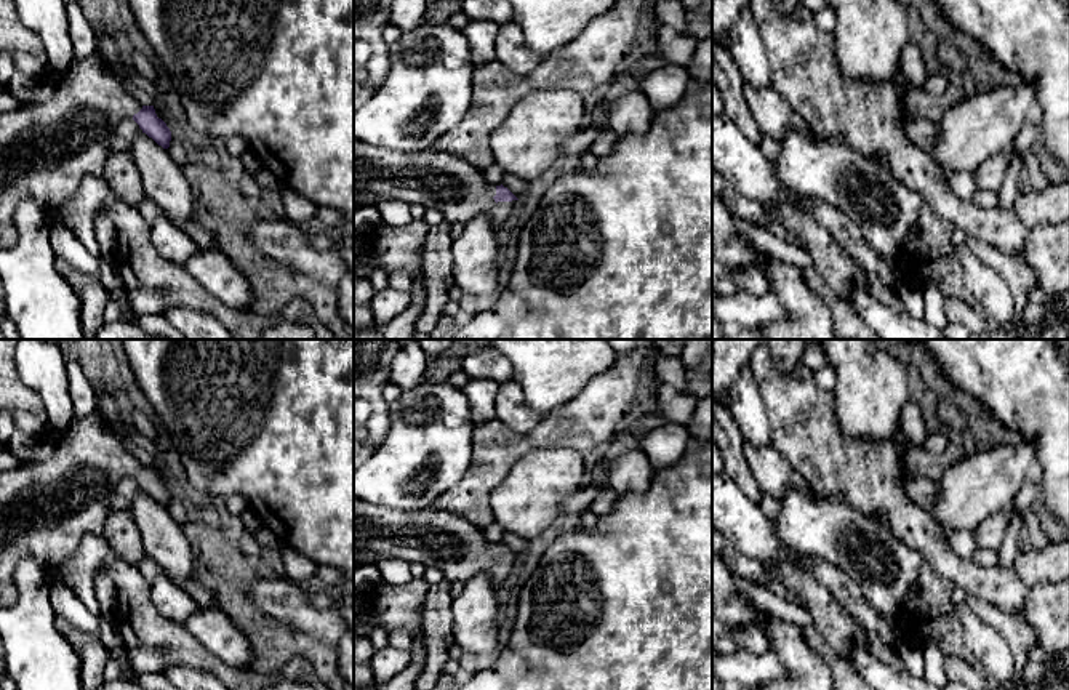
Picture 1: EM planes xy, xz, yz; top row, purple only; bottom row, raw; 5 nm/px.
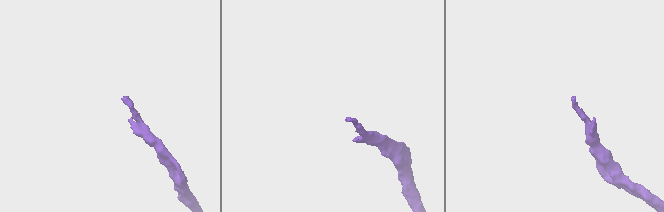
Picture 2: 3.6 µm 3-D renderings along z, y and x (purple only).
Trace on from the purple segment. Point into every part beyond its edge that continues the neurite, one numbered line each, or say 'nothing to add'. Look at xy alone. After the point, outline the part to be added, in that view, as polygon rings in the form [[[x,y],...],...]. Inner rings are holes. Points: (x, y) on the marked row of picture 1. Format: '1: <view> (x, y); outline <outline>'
1: xy (66, 138); outline [[[93,53],[69,66],[48,101],[0,112],[0,247],[11,248],[19,239],[14,213],[21,200],[32,197],[53,215],[74,197],[80,179],[88,175],[102,178],[109,139],[142,106]]]

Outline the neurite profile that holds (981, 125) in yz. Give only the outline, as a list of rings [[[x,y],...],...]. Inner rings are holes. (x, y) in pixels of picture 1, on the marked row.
[[[1035,82],[979,85],[973,96],[943,115],[939,142],[930,154],[949,175],[976,171],[989,157],[1013,149],[1016,134],[1035,110]]]

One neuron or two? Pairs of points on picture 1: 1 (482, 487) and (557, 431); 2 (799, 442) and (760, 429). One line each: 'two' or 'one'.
1: one
2: two

